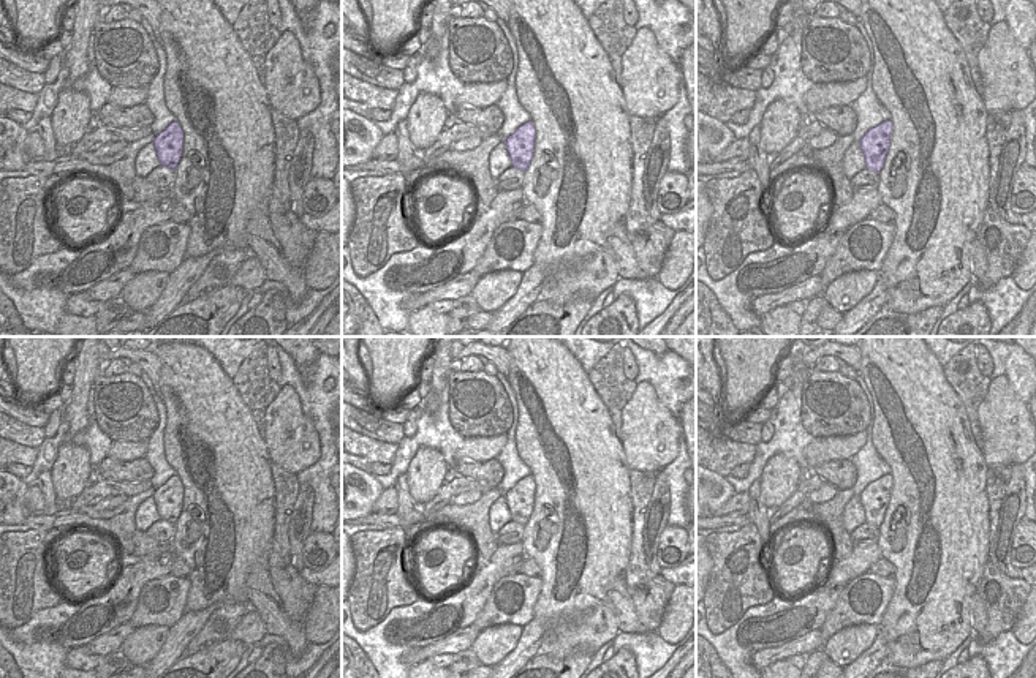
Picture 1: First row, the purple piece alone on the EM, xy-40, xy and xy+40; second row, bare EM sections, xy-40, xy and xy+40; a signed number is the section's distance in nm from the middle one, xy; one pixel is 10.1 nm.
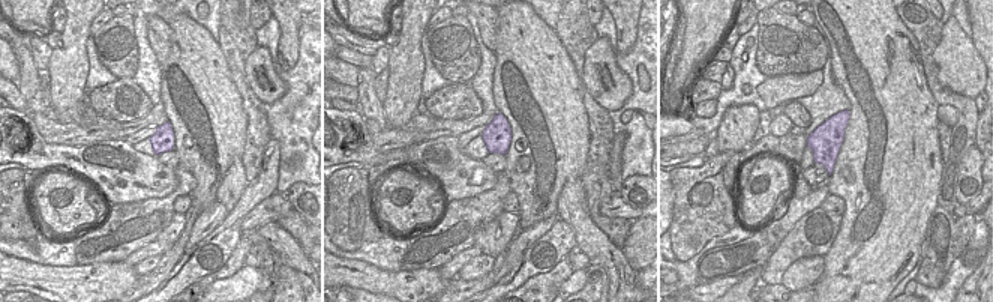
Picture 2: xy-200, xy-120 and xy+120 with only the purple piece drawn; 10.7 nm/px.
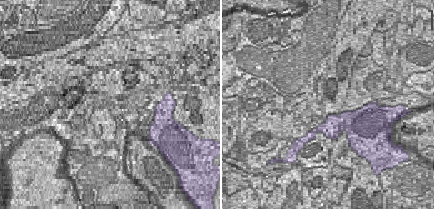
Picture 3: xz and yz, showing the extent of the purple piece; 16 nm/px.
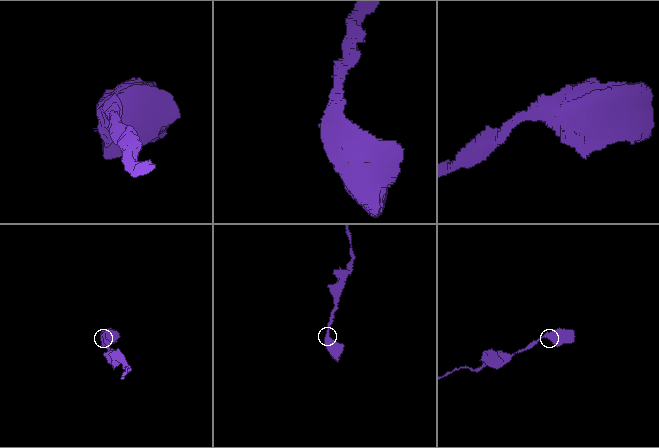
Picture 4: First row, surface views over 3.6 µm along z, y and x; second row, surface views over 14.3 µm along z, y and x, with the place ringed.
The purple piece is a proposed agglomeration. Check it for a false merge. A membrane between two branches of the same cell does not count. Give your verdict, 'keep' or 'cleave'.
keep

